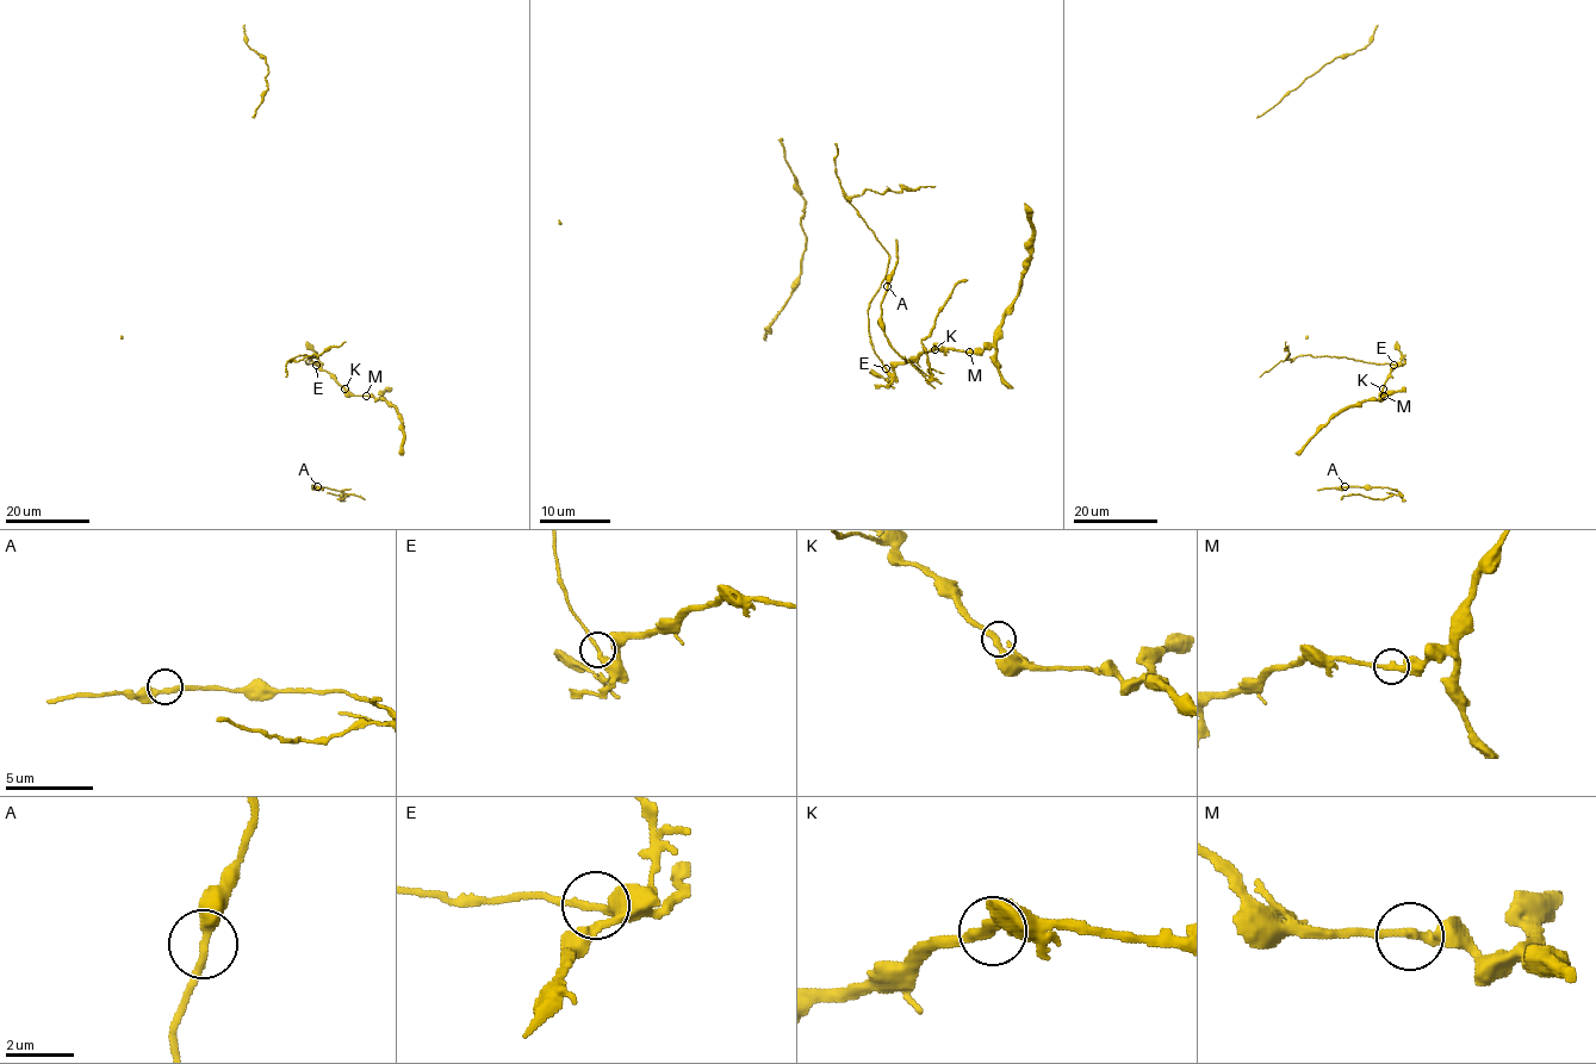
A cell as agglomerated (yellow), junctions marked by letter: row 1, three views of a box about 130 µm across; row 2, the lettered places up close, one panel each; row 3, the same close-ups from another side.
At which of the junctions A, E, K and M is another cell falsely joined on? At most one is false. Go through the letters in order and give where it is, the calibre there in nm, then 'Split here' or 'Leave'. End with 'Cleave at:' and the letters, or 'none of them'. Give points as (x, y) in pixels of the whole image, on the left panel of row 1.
A: Place: (317, 486). Thickness 320 nm. Leave
E: Place: (316, 365). Thickness 280 nm. Split here
K: Place: (345, 389). Thickness 280 nm. Leave
M: Place: (366, 396). Thickness 280 nm. Leave
Cleave at: E

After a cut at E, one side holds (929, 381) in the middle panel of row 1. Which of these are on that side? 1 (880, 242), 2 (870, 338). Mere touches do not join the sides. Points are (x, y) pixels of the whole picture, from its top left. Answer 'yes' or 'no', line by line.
1: no
2: no

